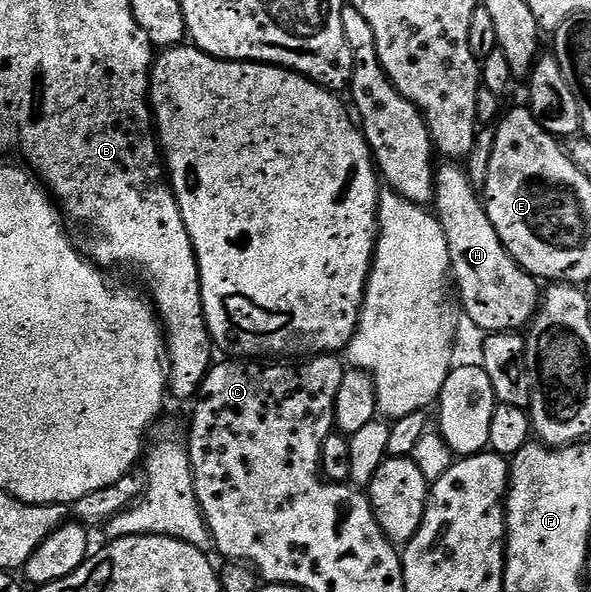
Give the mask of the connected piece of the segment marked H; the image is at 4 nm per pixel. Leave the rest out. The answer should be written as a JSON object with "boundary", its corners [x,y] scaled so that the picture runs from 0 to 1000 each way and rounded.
{"boundary":[[[750,277],[736,291],[736,331],[733,336],[733,360],[741,368],[746,385],[753,392],[753,405],[760,412],[760,439],[763,441],[761,468],[766,483],[777,488],[783,502],[783,517],[797,535],[804,551],[812,551],[817,561],[849,564],[853,561],[878,561],[905,535],[915,515],[915,483],[898,465],[890,463],[871,444],[868,432],[848,412],[848,399],[841,399],[841,385],[824,363],[819,336],[804,323],[797,301],[782,287],[777,277]]]}

